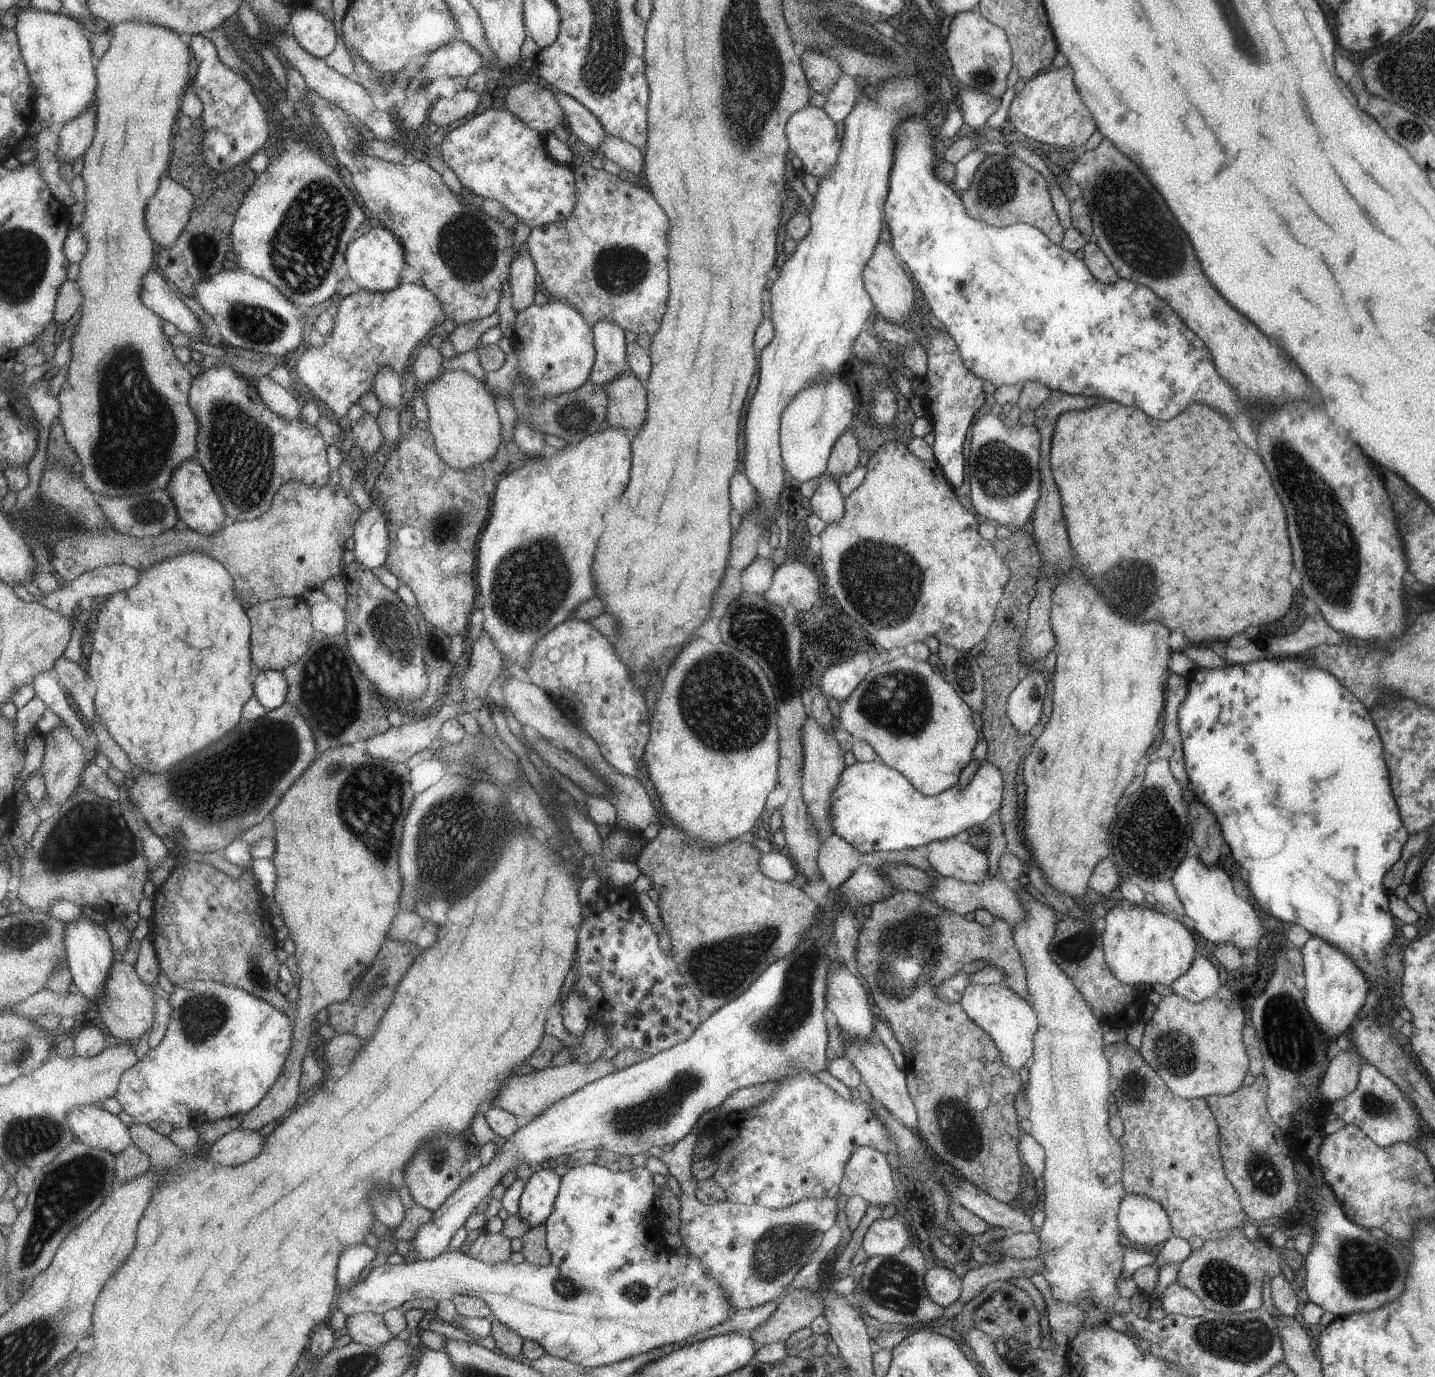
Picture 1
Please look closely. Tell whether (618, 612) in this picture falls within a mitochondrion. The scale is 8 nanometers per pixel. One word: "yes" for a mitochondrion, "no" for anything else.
no

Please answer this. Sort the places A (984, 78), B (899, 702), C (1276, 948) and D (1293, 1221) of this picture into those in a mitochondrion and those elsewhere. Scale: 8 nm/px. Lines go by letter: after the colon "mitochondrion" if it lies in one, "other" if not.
A: mitochondrion
B: mitochondrion
C: other
D: other

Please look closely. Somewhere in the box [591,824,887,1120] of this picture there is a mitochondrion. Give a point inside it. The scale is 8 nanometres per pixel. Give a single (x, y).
(719, 967)

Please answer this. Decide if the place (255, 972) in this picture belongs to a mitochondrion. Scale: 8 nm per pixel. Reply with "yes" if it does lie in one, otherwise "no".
yes

